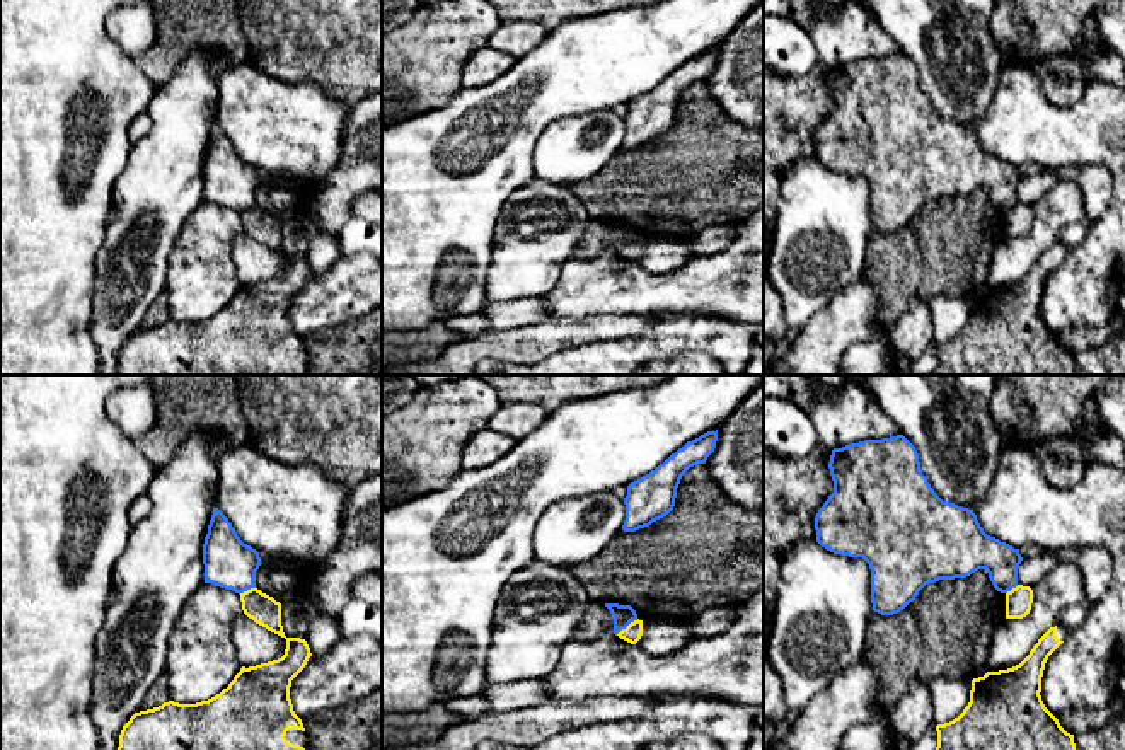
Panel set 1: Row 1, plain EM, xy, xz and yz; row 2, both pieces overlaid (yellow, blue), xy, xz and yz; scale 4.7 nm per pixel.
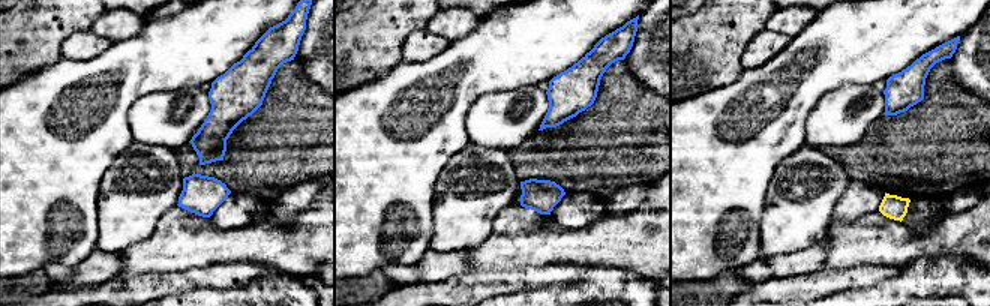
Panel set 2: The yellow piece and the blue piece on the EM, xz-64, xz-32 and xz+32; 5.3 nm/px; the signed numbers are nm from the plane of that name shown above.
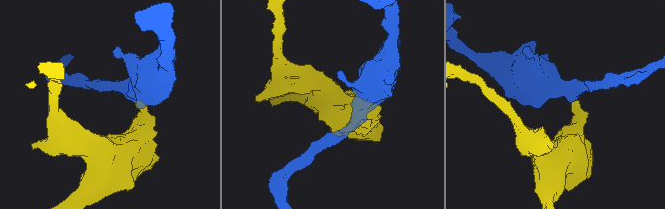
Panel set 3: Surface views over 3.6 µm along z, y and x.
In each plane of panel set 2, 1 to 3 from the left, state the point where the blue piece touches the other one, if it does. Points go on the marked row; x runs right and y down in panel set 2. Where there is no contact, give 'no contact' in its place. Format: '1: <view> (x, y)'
1: no contact
2: no contact
3: no contact

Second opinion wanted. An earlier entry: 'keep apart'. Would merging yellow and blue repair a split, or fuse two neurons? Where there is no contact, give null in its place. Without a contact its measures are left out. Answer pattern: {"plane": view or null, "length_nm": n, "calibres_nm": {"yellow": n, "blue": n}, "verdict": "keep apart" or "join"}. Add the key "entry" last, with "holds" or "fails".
{"plane": "xz", "length_nm": 130, "calibres_nm": {"yellow": 90, "blue": 100}, "verdict": "keep apart", "entry": "holds"}

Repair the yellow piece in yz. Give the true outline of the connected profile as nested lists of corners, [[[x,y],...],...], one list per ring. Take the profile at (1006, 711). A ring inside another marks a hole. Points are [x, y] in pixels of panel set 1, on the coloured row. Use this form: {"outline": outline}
{"outline": [[[1057,624],[1019,665],[973,678],[963,712],[936,726],[936,750],[1076,750],[1040,695],[1045,663],[1067,634]]]}

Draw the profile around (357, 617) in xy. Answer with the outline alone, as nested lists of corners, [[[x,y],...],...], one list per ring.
[[[351,598],[336,615],[339,638],[373,636],[382,644],[382,610],[368,602]]]

